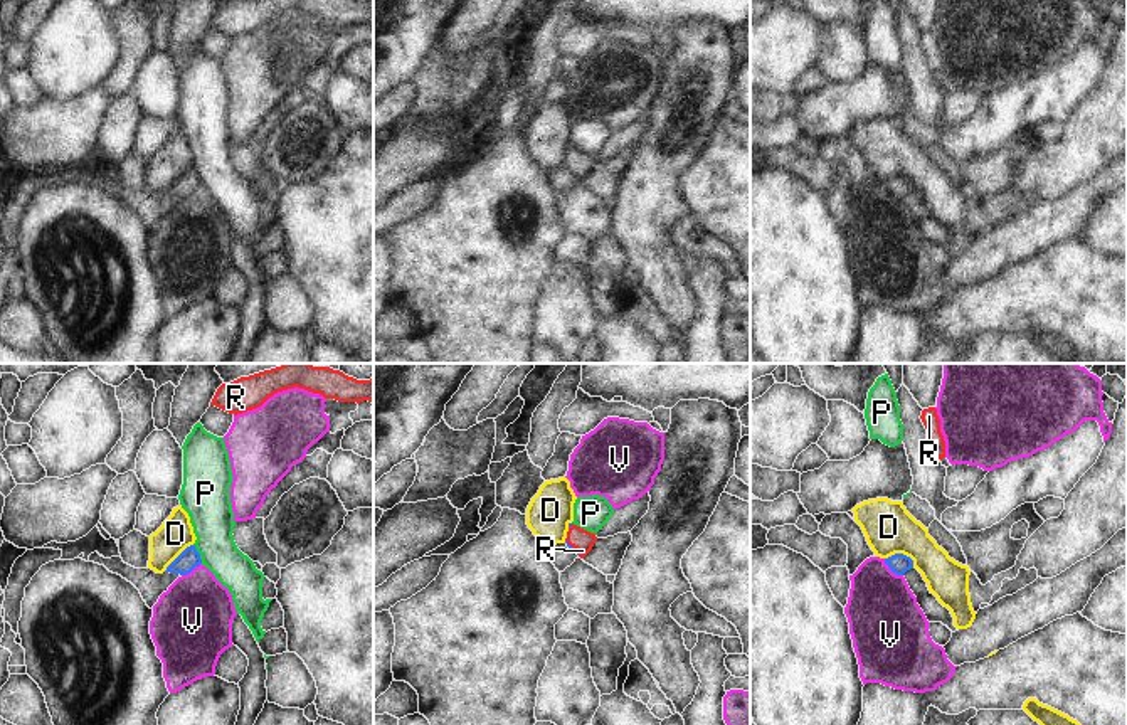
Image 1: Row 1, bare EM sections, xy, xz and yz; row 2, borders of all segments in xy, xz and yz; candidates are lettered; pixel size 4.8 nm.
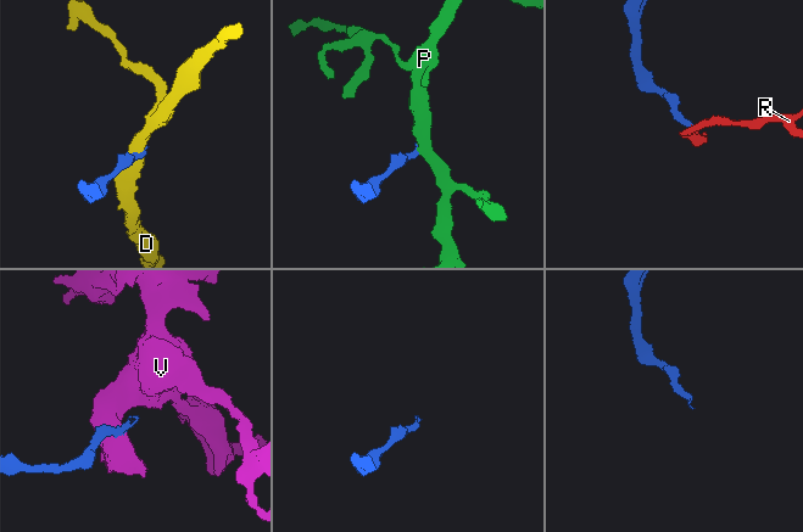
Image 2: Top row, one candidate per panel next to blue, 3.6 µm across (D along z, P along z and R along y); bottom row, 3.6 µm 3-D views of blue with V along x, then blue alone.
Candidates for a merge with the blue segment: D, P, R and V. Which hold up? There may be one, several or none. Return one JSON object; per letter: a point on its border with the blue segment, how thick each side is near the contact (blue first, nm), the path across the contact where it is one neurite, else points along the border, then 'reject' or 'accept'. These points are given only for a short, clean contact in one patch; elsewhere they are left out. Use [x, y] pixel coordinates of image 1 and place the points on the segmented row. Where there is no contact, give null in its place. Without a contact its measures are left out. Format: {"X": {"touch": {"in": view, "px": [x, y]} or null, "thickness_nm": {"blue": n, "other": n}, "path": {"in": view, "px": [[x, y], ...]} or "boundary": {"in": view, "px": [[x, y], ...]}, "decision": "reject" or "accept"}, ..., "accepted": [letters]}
{"D": {"touch": {"in": "yz", "px": [902, 554]}, "thickness_nm": {"blue": 100, "other": 240}, "boundary": {"in": "yz", "px": [[885, 559], [905, 554], [914, 567]]}, "decision": "reject"}, "P": {"touch": {"in": "xy", "px": [199, 554]}, "thickness_nm": {"blue": 100, "other": 220}, "boundary": {"in": "xy", "px": [[194, 544], [202, 562]]}, "decision": "reject"}, "R": {"touch": {"in": "xz", "px": [572, 547]}, "thickness_nm": {"blue": 20, "other": 100}, "path": {"in": "xz", "px": [[572, 549], [572, 547], [582, 540]]}, "decision": "accept"}, "V": {"touch": {"in": "yz", "px": [892, 571]}, "thickness_nm": {"blue": 100, "other": 360}, "boundary": {"in": "yz", "px": [[883, 559], [894, 572], [902, 576]]}, "decision": "reject"}, "accepted": ["R"]}

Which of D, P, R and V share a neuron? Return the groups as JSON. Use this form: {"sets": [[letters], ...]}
{"sets": [["D"], ["P"], ["R"], ["V"]]}

